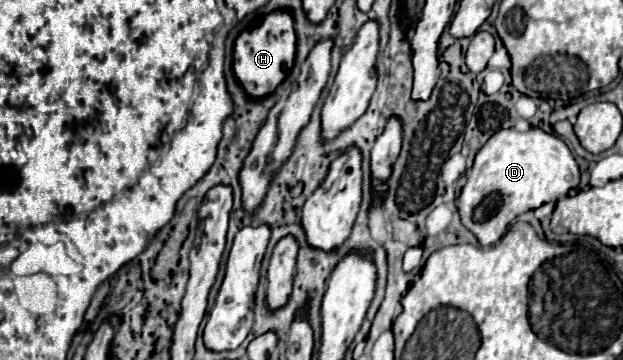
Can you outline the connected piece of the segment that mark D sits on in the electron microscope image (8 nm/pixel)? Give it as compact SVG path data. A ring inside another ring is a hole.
M530 127L524 133L516 129L500 129L476 153L460 193L458 211L464 227L476 235L480 245L488 247L506 233L508 225L520 213L536 209L548 201L558 201L558 197L578 187L578 183L578 165L560 137L546 133L540 127Z

